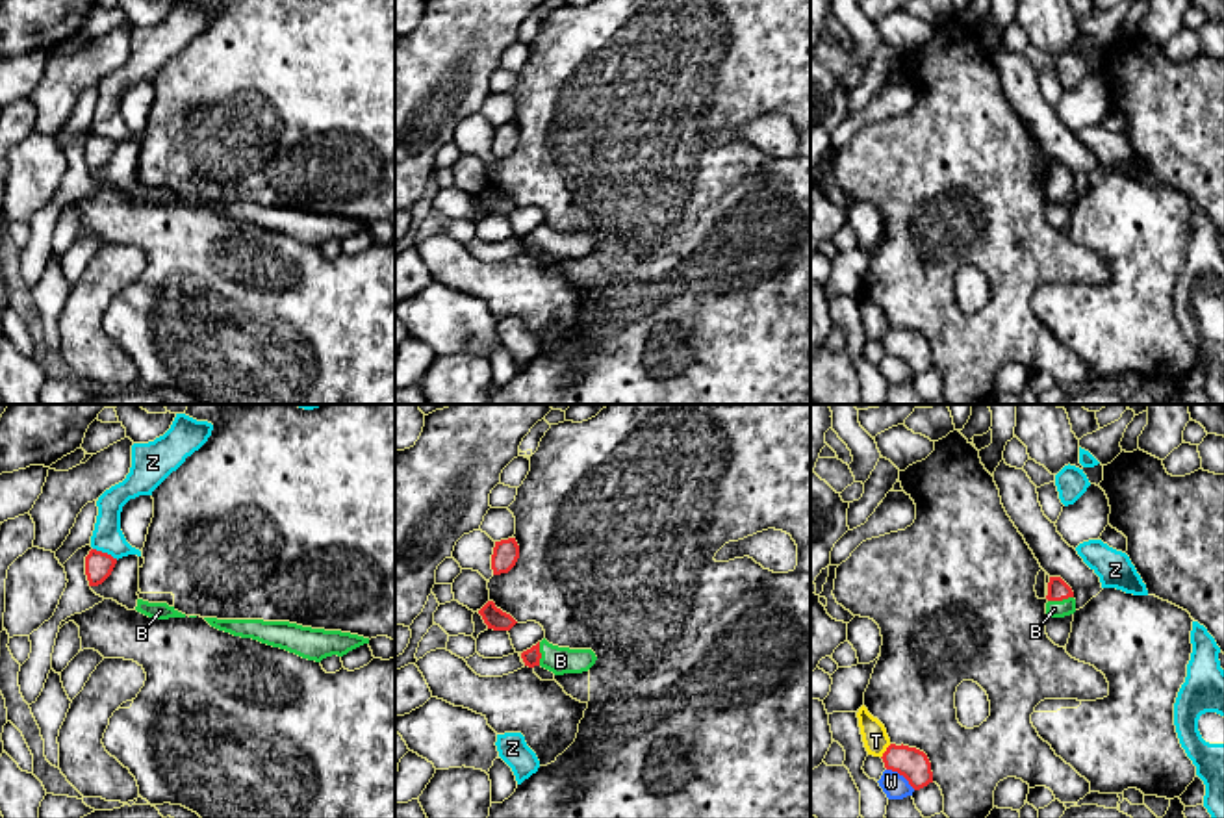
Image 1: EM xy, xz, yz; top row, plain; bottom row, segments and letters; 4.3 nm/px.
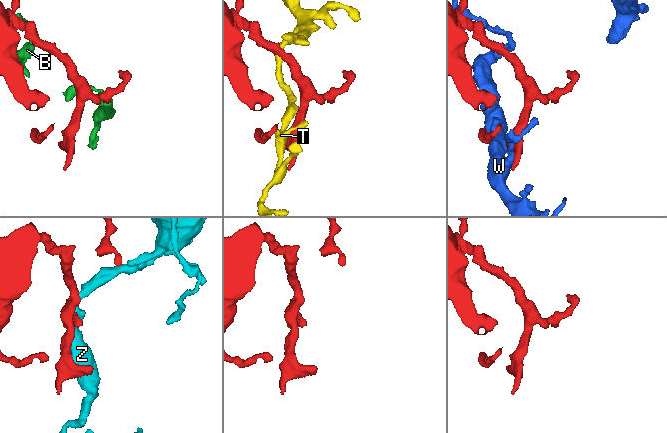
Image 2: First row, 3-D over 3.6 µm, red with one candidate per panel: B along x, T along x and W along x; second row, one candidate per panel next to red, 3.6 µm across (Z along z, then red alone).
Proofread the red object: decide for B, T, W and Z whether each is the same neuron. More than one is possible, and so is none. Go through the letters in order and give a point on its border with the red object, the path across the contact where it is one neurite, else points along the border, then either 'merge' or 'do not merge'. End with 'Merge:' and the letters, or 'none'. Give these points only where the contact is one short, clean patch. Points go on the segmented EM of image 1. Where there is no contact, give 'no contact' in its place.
B: yz (1059, 600) | across yz (1058, 590), (1059, 600), (1054, 609) | merge
T: yz (885, 752) | do not merge
W: yz (902, 774) | do not merge
Z: xy (106, 553) | do not merge
Merge: B

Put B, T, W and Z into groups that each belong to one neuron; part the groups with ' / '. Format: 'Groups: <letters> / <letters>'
Groups: B / T / W / Z

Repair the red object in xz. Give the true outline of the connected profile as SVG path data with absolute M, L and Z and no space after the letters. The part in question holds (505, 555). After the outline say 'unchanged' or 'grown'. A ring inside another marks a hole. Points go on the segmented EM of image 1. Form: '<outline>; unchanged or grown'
M516 538L495 542L491 555L493 575L508 573L519 558L519 545Z; unchanged

